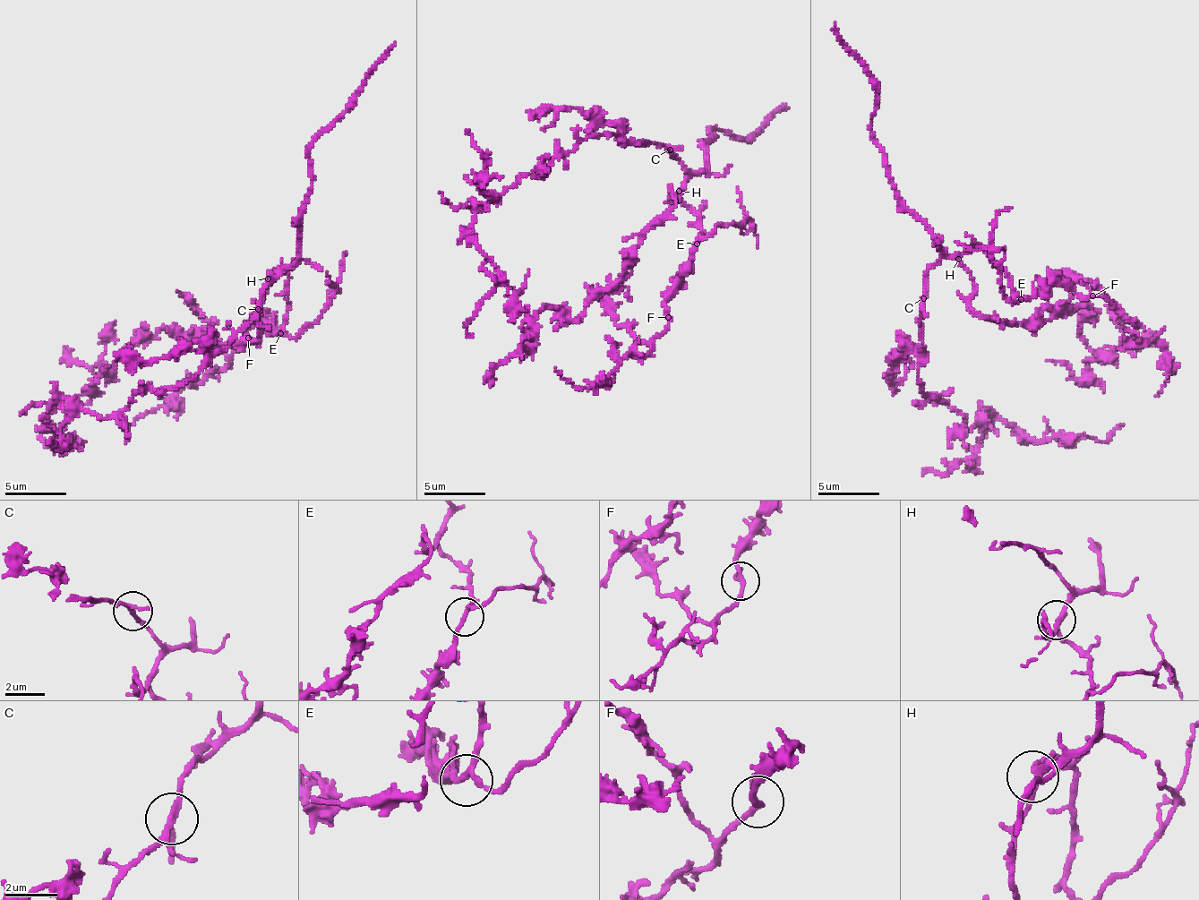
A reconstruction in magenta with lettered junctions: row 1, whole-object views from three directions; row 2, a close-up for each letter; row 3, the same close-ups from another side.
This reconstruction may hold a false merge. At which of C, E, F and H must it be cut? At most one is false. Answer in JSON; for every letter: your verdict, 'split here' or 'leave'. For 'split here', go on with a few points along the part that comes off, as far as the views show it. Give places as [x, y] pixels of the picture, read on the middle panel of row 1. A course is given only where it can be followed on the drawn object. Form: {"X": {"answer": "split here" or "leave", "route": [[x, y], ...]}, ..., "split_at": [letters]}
{"C": {"answer": "leave"}, "E": {"answer": "leave"}, "F": {"answer": "leave"}, "H": {"answer": "leave"}, "split_at": []}

